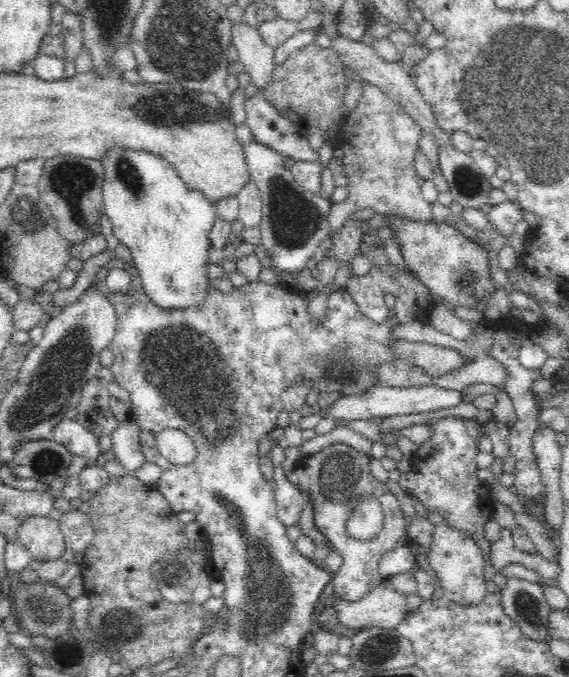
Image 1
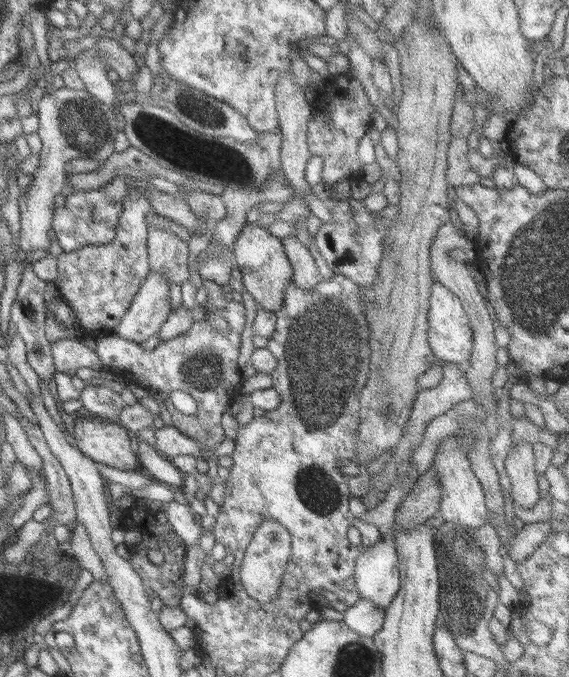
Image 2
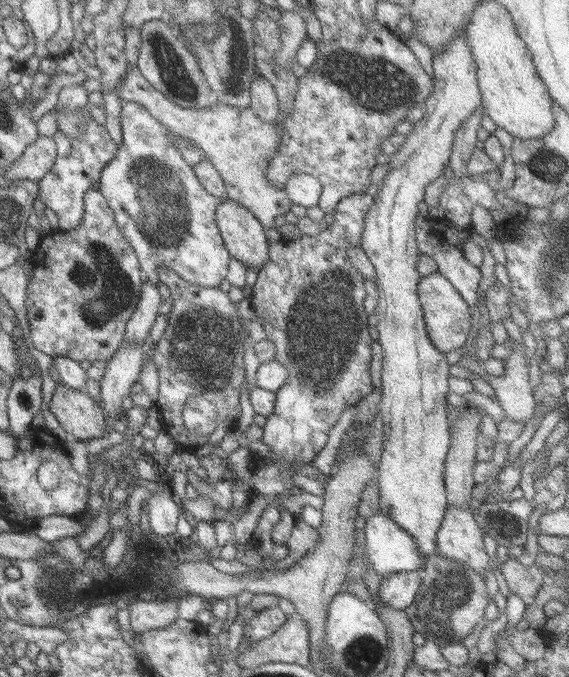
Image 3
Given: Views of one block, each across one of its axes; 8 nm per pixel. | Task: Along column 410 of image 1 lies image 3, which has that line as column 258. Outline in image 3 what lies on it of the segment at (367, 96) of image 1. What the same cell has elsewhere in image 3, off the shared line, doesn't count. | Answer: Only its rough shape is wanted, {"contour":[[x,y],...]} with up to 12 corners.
{"contour":[[135,65],[114,91],[199,147],[225,198],[264,231],[291,203],[265,178],[274,122],[221,102],[181,108]]}

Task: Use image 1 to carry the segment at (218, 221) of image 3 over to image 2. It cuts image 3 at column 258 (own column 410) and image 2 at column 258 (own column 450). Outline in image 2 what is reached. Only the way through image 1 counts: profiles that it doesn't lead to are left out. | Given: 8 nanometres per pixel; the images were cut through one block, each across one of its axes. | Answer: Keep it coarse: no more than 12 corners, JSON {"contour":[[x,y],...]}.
{"contour":[[251,220],[231,254],[256,306],[277,312],[291,283],[280,240]]}

